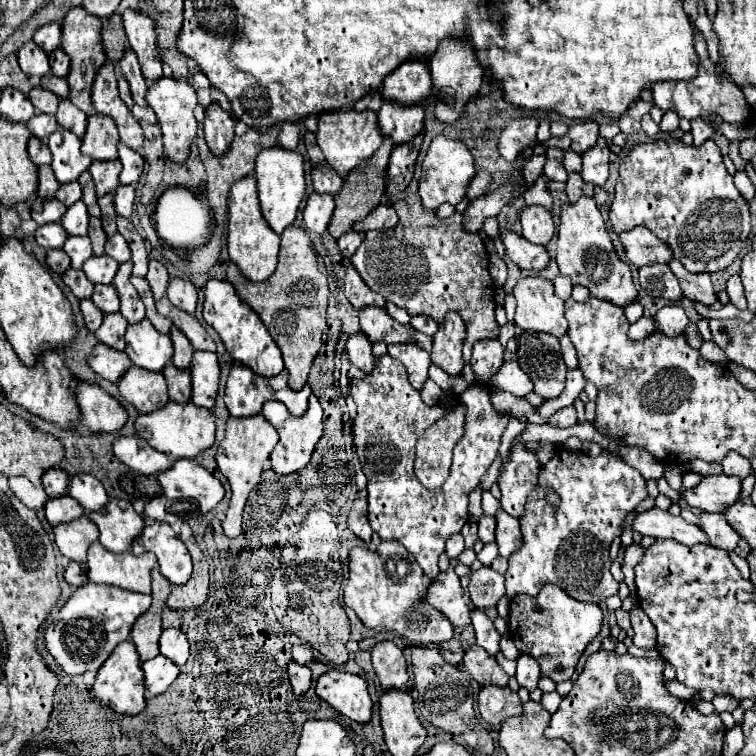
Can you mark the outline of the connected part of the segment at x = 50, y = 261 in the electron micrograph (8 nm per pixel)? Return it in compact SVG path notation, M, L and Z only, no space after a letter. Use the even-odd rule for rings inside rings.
M61 248L47 250L47 266L57 274L65 274L65 270L69 268L69 256Z

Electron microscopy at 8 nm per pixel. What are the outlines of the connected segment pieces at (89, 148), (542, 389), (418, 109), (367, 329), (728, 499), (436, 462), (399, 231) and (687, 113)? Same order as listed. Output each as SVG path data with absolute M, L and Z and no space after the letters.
M89 116L87 132L81 140L81 152L93 160L115 160L117 158L119 134L117 126L109 116Z
M523 330L517 336L517 362L533 380L533 390L545 400L563 392L567 366L557 336Z
M383 102L377 118L381 136L389 138L395 146L411 142L423 128L423 114L425 106L401 106L393 102Z
M365 306L359 312L361 318L361 332L371 340L383 340L385 344L395 344L395 342L409 342L415 338L417 344L421 344L423 350L431 352L433 348L433 338L415 332L409 324L399 324L395 322L385 308L377 308L377 306Z
M715 474L715 476L703 476L703 480L683 492L683 498L689 506L705 510L705 512L723 512L729 504L737 502L741 494L741 478L739 476L727 476L727 474Z
M441 396L439 402L443 402L445 406L453 406L453 410L425 430L425 434L417 440L417 456L415 456L415 476L429 490L441 488L443 482L447 480L451 466L451 452L455 442L463 436L463 422L465 422L465 410L457 402L453 402L451 396Z
M419 196L397 200L393 208L399 214L399 224L389 232L367 232L365 240L351 256L351 264L357 268L357 272L371 290L379 292L385 300L397 304L399 308L405 308L411 316L425 314L441 322L449 310L459 312L467 326L467 338L463 342L463 360L469 362L471 348L477 340L497 338L499 334L499 326L495 322L495 300L493 300L495 282L489 274L489 254L483 246L483 240L479 234L467 234L461 228L461 214L453 214L445 220L439 220L435 212L425 210L421 206Z
M695 28L695 48L699 54L699 74L691 80L685 82L657 82L651 84L651 94L655 104L665 112L665 110L675 110L681 118L693 120L697 116L707 118L709 114L717 114L721 116L725 122L743 122L751 116L753 108L745 102L743 92L729 80L729 76L721 70L721 66L717 66L715 62L711 62L709 54L707 54L707 42L703 38L703 34Z

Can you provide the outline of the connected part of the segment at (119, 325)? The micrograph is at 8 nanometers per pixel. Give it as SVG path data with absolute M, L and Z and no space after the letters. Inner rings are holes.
M119 312L117 314L107 314L103 318L101 328L95 332L95 336L97 336L99 342L103 342L103 344L107 344L107 346L111 346L111 348L115 348L119 352L123 352L125 346L127 346L125 338L123 338L127 326L129 326L129 322Z

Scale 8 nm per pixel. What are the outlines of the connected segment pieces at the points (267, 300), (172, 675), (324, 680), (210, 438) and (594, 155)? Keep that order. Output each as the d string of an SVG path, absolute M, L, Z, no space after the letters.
M285 228L285 232L281 234L279 264L269 280L259 284L241 280L241 272L235 268L235 264L229 264L227 280L233 282L237 294L245 298L245 304L249 304L263 320L265 328L283 352L285 368L289 370L289 388L299 390L307 380L315 354L321 348L321 334L325 330L325 310L329 296L327 272L319 270L317 254L311 248L309 236L301 228Z
M159 654L143 662L143 672L145 672L145 688L149 690L151 696L157 696L163 694L169 688L169 684L177 678L179 666Z
M329 670L317 678L315 692L321 700L355 722L367 722L371 718L373 704L367 694L367 684L357 674Z
M169 400L169 404L165 404L165 408L161 410L139 414L139 418L135 420L135 432L139 436L147 436L147 442L159 452L165 452L171 460L195 458L215 442L215 416L211 410L199 408L191 402L177 404Z
M599 136L597 144L589 148L589 152L581 154L583 158L583 170L581 176L585 182L591 184L605 184L609 176L609 144L605 138Z

